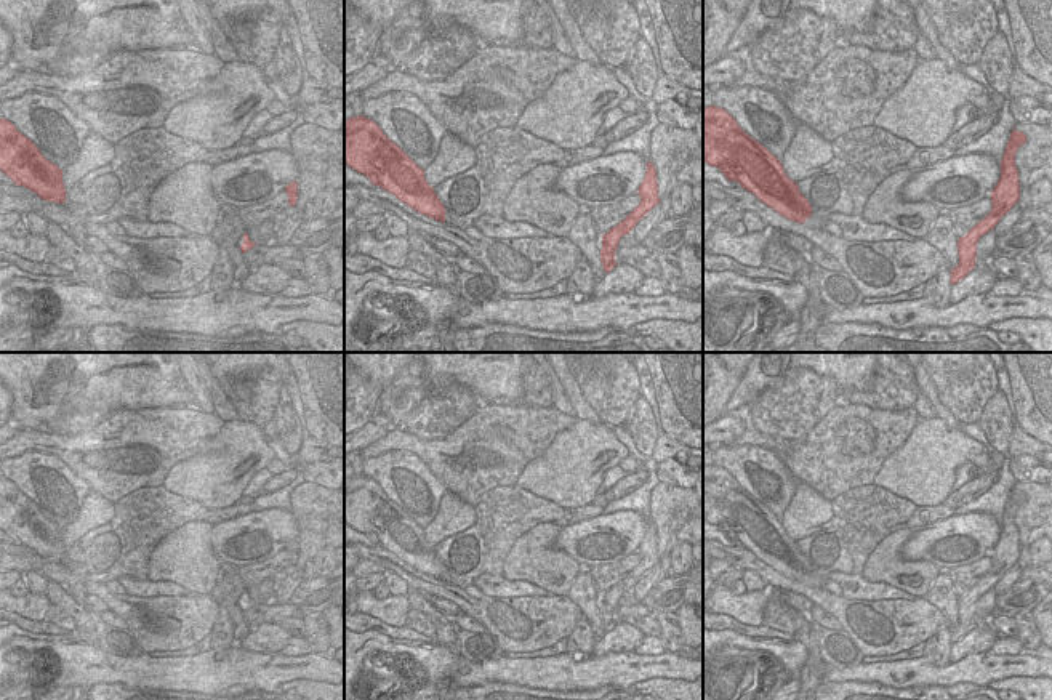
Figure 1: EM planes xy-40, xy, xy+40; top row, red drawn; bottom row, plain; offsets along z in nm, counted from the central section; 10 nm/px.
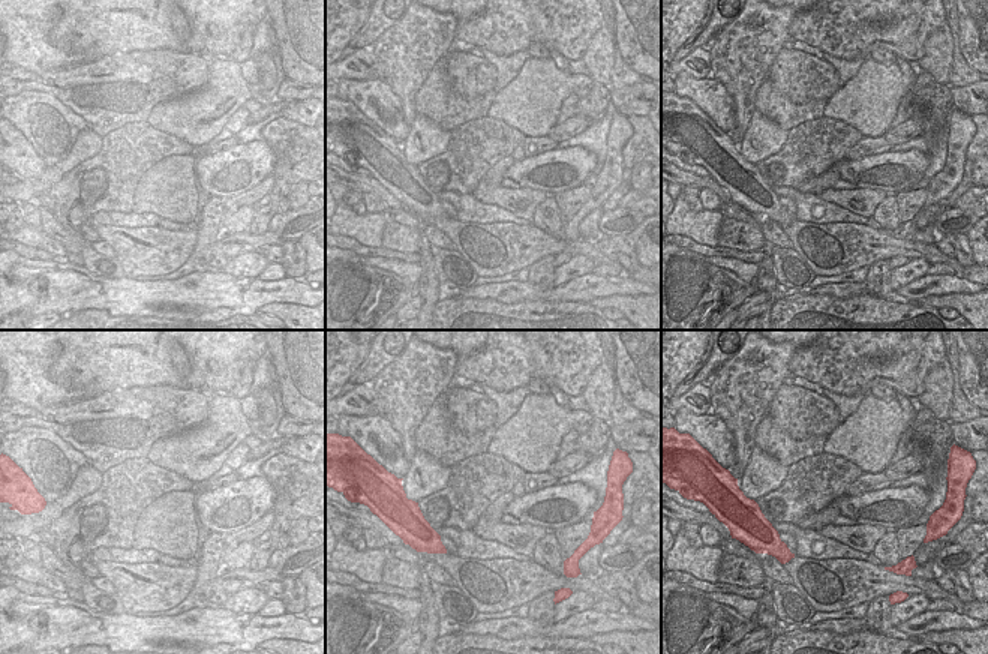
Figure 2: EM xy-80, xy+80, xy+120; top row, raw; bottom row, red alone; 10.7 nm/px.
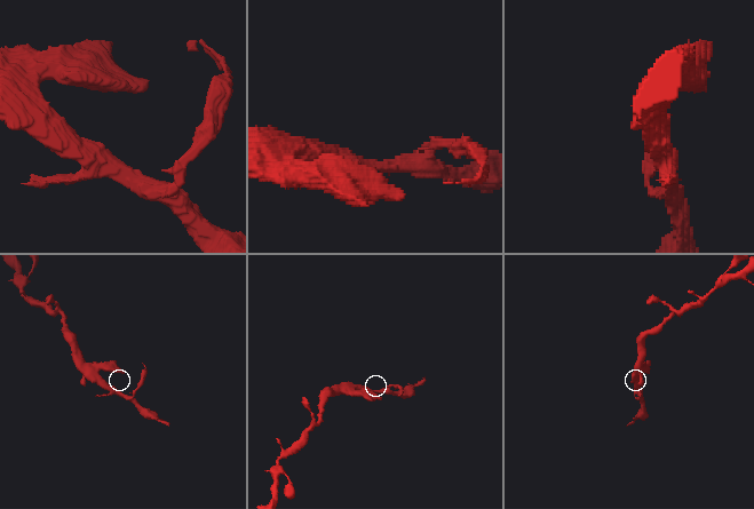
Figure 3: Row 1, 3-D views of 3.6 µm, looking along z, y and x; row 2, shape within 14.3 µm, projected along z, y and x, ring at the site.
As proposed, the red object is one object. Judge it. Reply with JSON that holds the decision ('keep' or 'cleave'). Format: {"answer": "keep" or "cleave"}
{"answer": "cleave"}

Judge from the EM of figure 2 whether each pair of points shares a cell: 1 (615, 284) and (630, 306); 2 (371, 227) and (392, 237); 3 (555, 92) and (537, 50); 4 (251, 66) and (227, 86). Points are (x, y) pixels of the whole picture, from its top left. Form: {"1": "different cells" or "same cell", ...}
{"1": "different cells", "2": "different cells", "3": "different cells", "4": "different cells"}

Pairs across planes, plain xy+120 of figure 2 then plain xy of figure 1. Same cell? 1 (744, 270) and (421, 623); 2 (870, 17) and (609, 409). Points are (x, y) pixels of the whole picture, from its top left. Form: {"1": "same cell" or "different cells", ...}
{"1": "different cells", "2": "same cell"}

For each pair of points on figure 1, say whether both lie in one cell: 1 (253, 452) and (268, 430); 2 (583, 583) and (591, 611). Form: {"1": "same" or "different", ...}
{"1": "different", "2": "same"}

